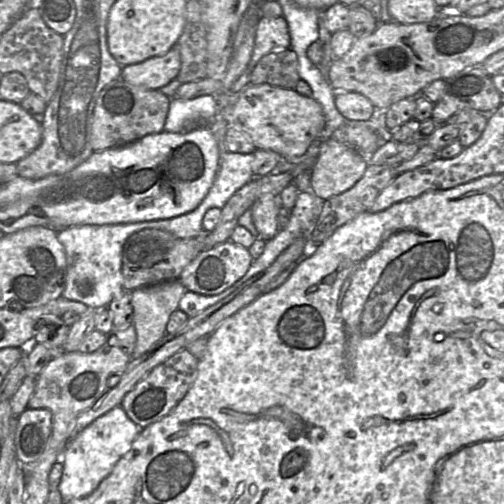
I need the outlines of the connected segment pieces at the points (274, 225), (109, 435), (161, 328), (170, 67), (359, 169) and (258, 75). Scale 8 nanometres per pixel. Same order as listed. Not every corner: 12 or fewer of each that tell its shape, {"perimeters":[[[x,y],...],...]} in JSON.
{"perimeters":[[[264,195],[251,207],[264,241],[279,231],[279,196]],[[119,405],[59,459],[64,502],[90,495],[142,429]],[[175,279],[131,291],[132,359],[164,337],[186,290]],[[179,49],[124,66],[120,78],[158,90],[176,79]],[[326,137],[310,170],[322,200],[362,178],[367,159]],[[280,49],[259,60],[250,85],[295,89],[297,54]]]}

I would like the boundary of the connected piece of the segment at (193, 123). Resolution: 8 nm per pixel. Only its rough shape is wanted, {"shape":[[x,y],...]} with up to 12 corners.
{"shape":[[213,95],[171,98],[164,132],[214,124]]}

